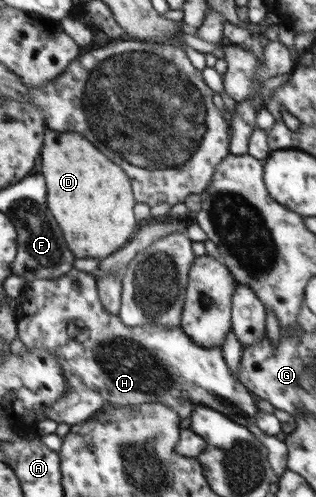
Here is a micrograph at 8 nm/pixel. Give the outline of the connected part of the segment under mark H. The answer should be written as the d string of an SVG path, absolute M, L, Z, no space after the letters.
M70 269L65 276L55 280L33 280L28 282L19 297L24 315L18 321L18 336L27 348L49 349L63 365L66 381L70 387L61 400L45 409L45 416L59 423L81 424L96 415L107 404L139 405L139 403L165 403L173 409L186 403L206 405L226 414L239 425L255 423L257 406L251 392L244 388L238 378L232 376L227 367L221 347L199 346L187 337L179 326L175 329L163 325L127 326L118 314L110 314L101 303L97 277L79 269Z

